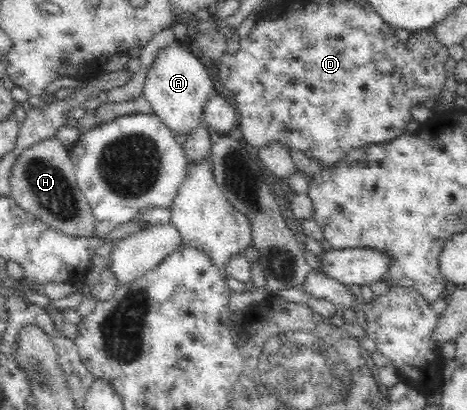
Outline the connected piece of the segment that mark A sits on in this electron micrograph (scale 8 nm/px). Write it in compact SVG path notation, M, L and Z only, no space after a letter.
M176 42L168 47L160 48L153 64L148 68L145 86L143 87L143 94L148 98L153 113L173 134L182 133L188 135L188 133L196 130L202 120L204 107L208 99L215 93L210 82L208 69L190 50L188 42Z

